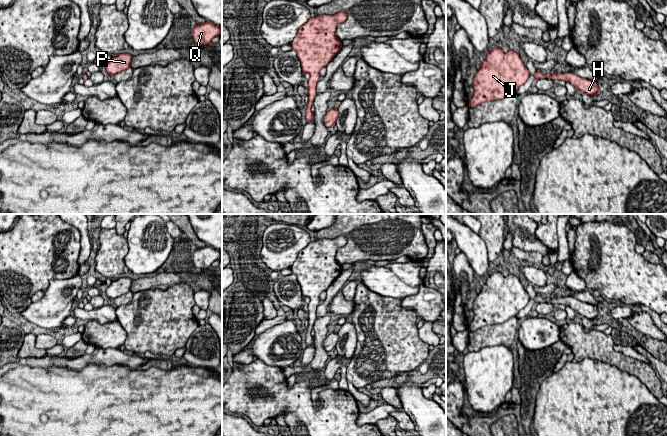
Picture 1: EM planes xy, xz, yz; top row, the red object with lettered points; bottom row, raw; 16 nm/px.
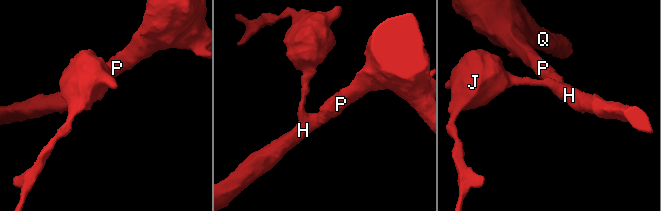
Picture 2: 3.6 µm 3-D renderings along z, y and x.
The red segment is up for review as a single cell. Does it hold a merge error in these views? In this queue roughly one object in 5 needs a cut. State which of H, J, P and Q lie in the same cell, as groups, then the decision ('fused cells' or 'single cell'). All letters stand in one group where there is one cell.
groups H J P Q; single cell

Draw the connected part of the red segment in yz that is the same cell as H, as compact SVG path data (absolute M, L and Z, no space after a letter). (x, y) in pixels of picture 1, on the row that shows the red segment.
M536 71L534 73L534 77L535 79L549 78L549 79L555 79L555 80L568 81L574 87L576 87L580 93L586 93L589 96L594 96L599 92L597 82L594 82L586 78L582 78L571 72L565 72L564 74L557 74L557 73L542 74Z

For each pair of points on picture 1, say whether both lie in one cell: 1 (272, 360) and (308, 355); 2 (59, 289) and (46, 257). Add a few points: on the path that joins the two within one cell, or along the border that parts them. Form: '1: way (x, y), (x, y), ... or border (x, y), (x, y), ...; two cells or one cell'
1: border (303, 350), (301, 354); two cells
2: border (77, 274), (68, 278), (51, 279), (44, 292); two cells

